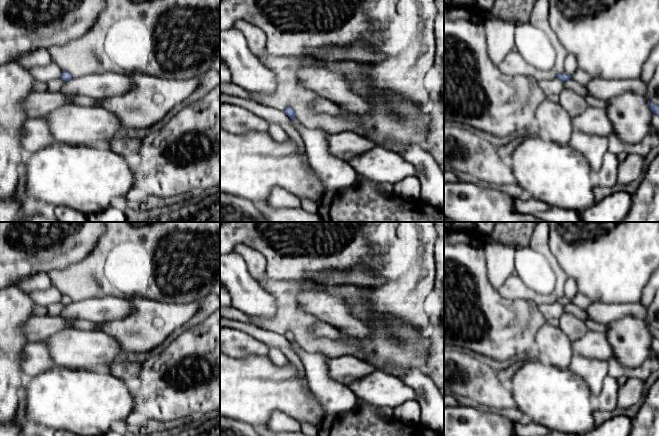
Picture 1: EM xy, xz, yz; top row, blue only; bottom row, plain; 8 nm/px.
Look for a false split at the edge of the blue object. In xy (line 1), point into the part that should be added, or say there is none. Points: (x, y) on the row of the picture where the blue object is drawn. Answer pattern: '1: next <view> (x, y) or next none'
1: next none

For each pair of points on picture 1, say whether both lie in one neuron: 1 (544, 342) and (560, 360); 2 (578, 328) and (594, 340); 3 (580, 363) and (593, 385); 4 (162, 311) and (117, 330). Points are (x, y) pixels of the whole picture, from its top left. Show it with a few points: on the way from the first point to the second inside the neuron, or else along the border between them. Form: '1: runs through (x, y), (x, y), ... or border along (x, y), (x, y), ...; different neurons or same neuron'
1: runs through (548, 346), (558, 356); same neuron
2: border along (588, 330), (583, 336), (572, 342); different neurons
3: runs through (585, 368), (593, 376), (593, 380); same neuron
4: runs through (151, 322), (143, 330), (128, 330); same neuron

